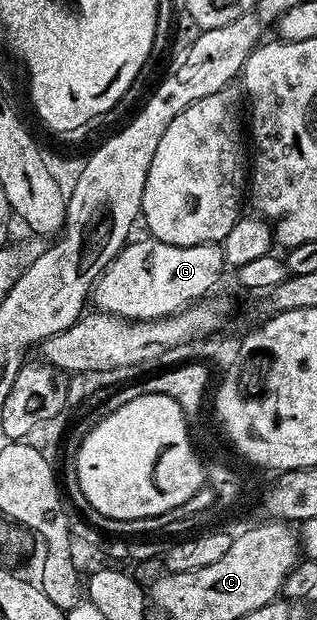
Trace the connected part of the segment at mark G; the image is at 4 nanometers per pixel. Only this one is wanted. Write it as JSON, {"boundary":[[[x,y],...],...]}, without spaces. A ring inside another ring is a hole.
{"boundary":[[[137,239],[131,240],[121,251],[116,255],[116,259],[112,259],[112,263],[106,270],[103,271],[101,277],[98,278],[93,290],[92,290],[92,301],[94,301],[99,310],[103,313],[114,313],[118,317],[126,317],[130,321],[155,321],[161,317],[171,317],[173,313],[178,313],[181,309],[186,308],[187,305],[205,298],[206,293],[218,280],[222,277],[222,272],[228,269],[226,260],[224,259],[224,251],[222,250],[221,244],[209,241],[208,243],[200,243],[199,245],[169,245],[163,241],[156,241],[153,239],[145,239],[146,241],[137,241]]]}

